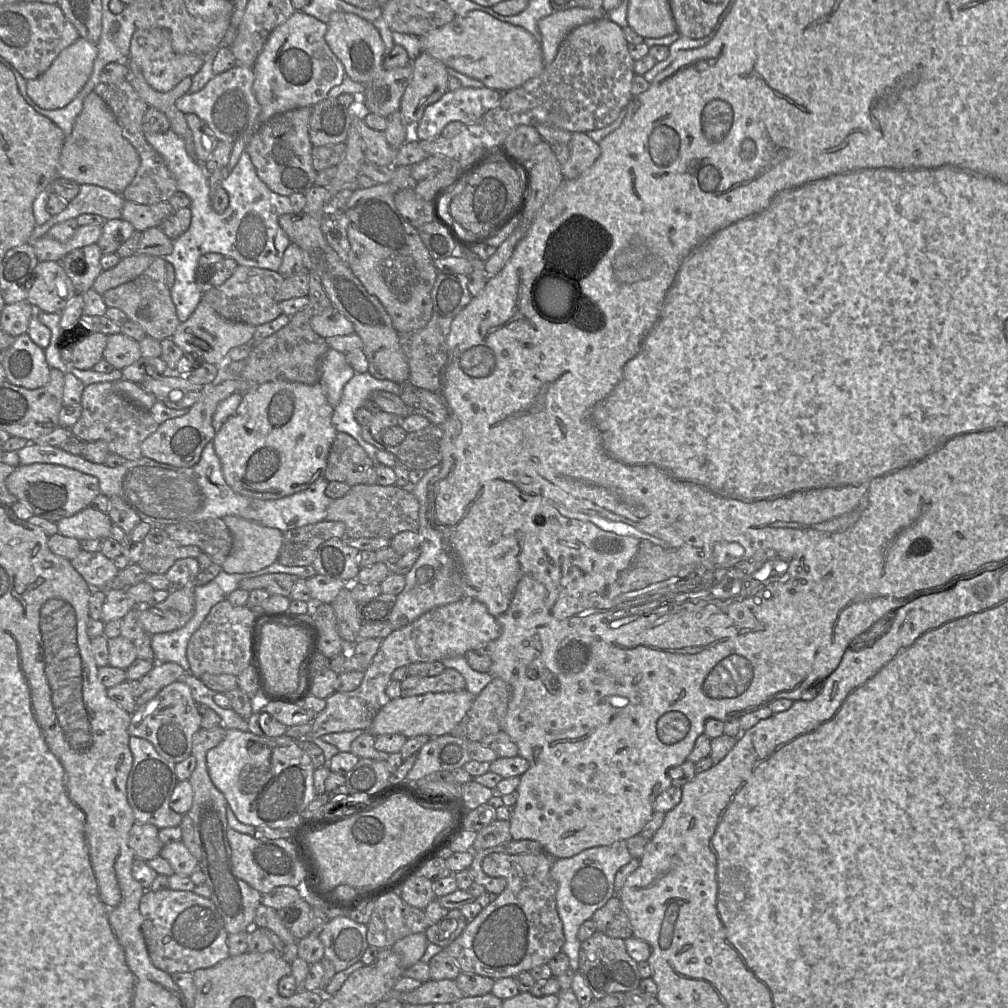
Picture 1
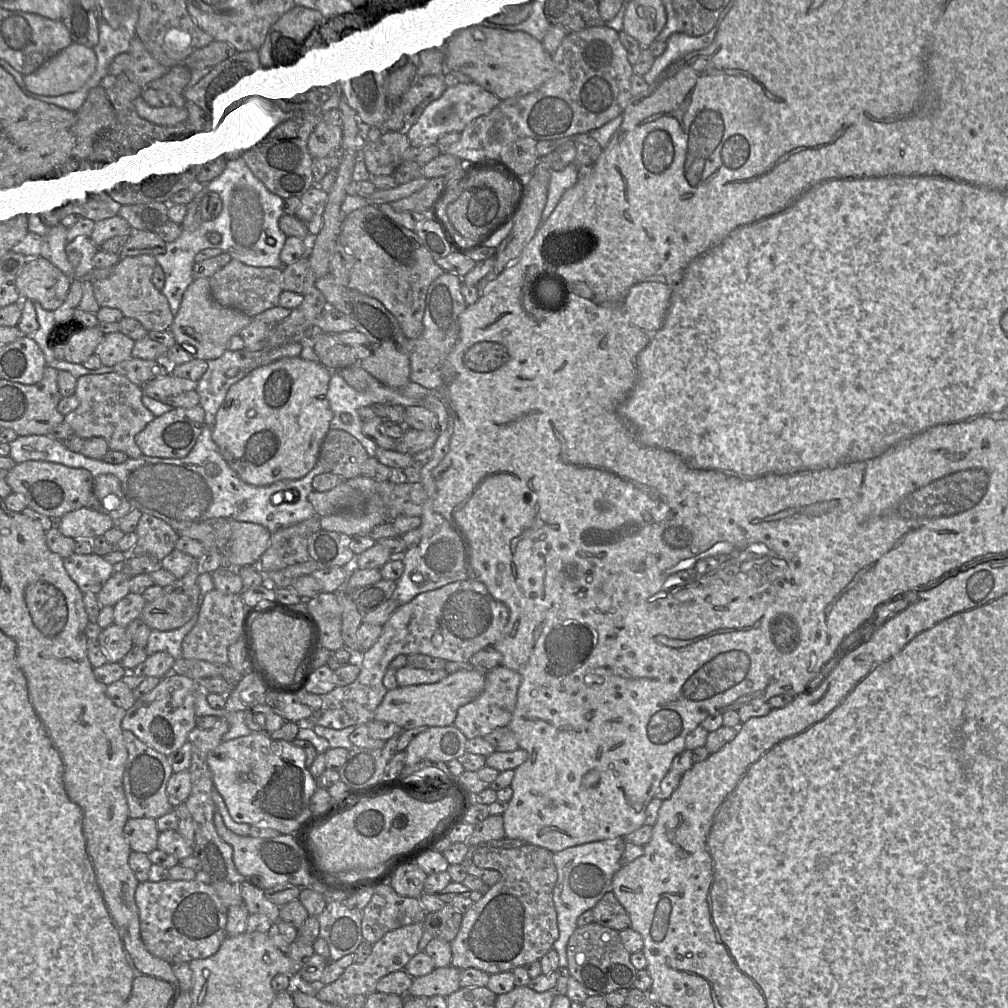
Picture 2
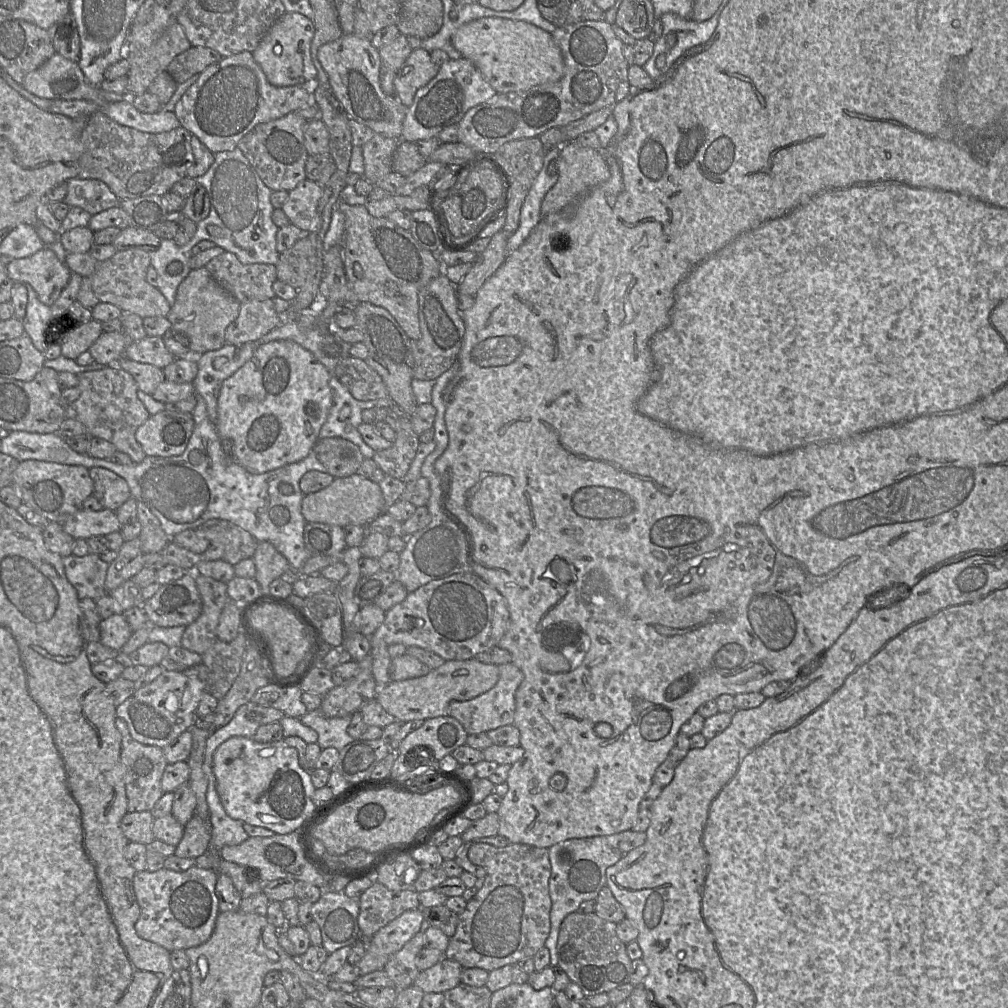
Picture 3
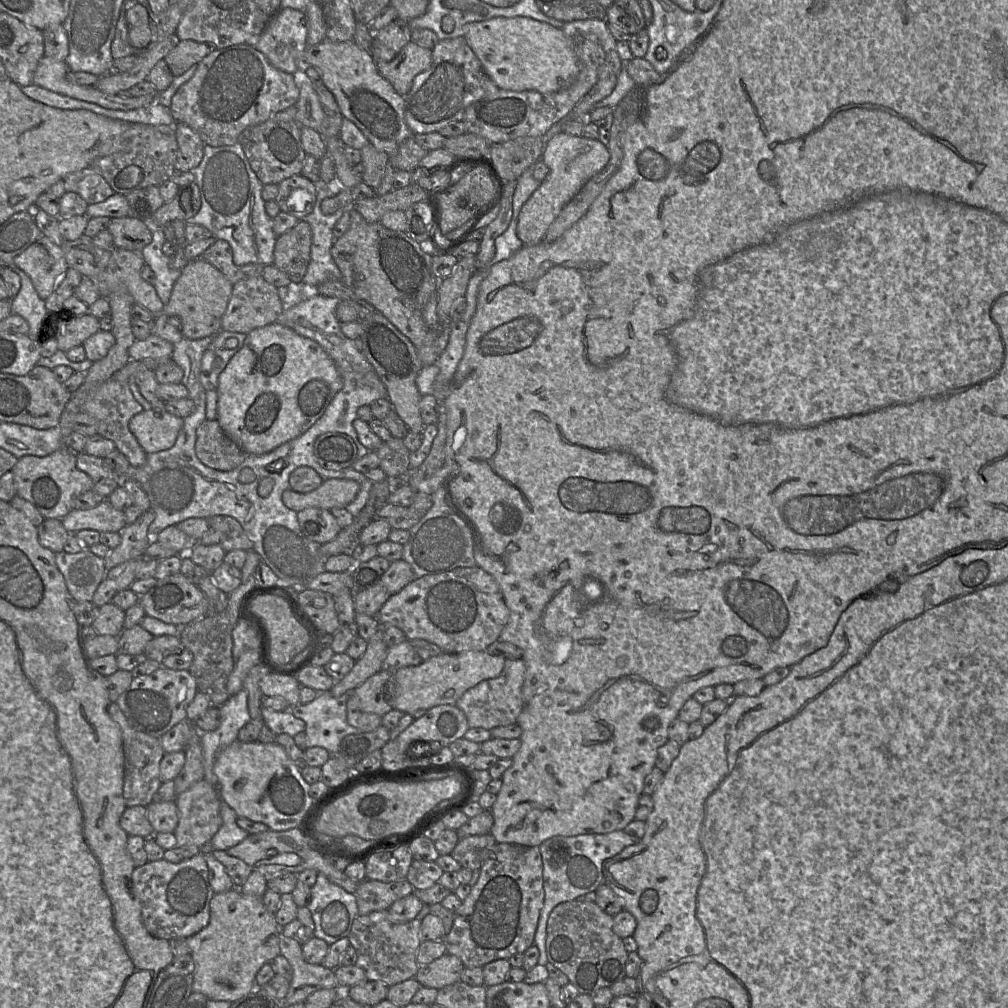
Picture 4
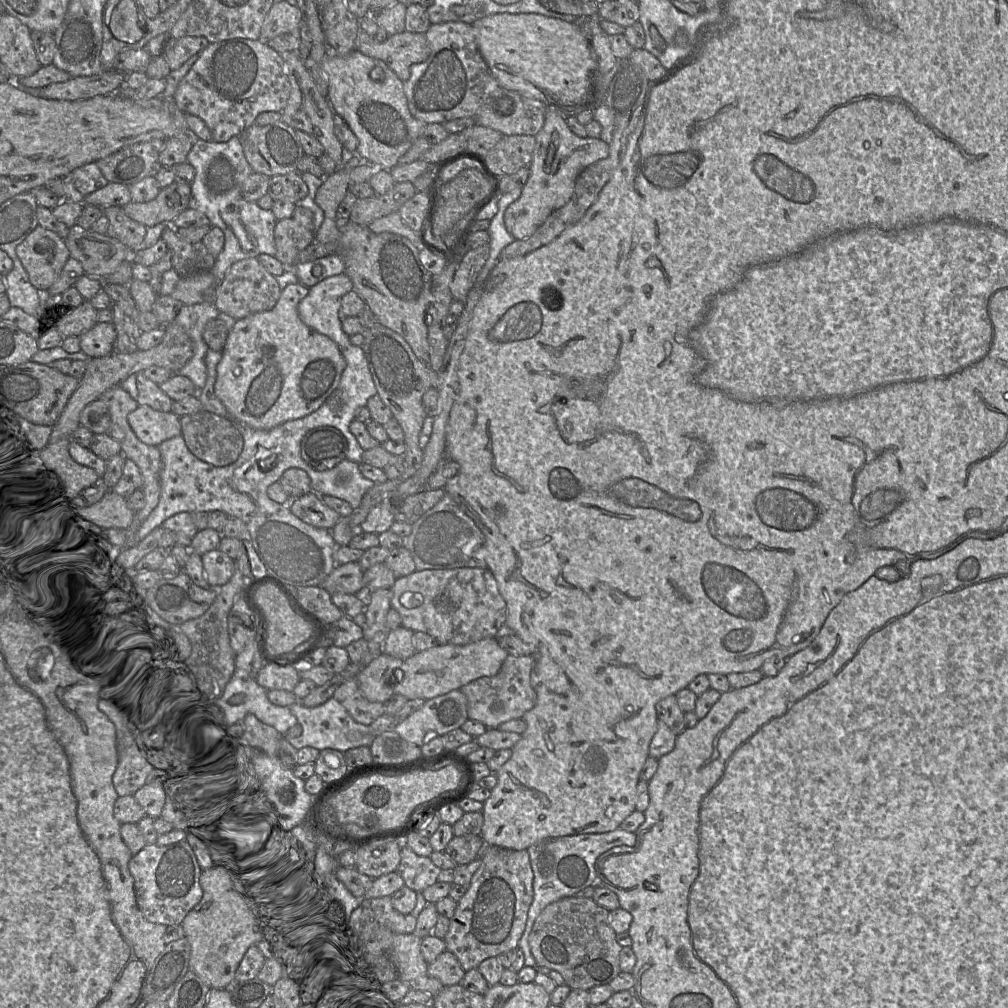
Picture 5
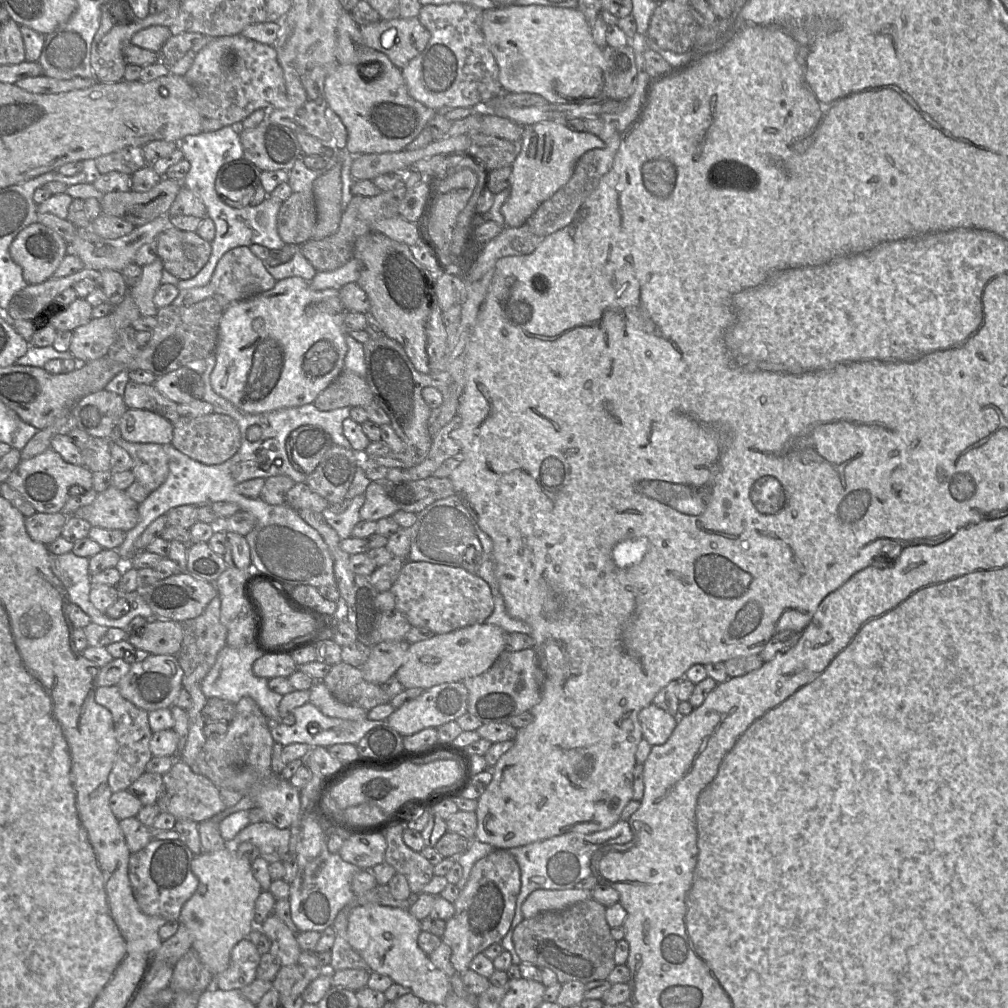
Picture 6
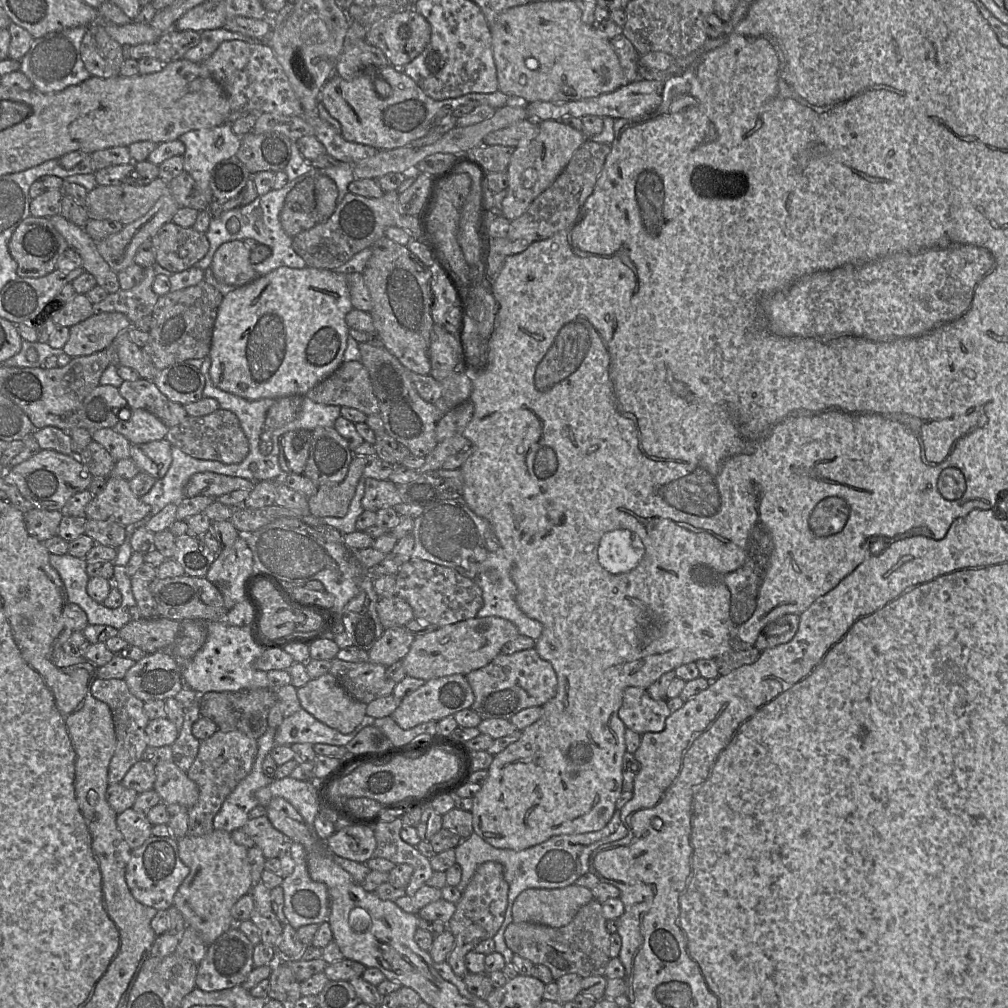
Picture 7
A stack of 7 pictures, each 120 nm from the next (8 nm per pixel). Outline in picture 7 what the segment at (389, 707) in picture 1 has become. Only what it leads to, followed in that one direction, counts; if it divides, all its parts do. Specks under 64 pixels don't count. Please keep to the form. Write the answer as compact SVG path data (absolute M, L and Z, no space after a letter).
M497 616L474 617L454 624L437 627L434 631L414 635L403 659L405 674L425 681L453 674L467 675L489 664L507 642L519 635L511 621Z

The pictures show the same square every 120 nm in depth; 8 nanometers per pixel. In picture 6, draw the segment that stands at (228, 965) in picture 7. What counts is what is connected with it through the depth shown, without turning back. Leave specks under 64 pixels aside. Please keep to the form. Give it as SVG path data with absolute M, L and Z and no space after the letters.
M242 939L232 949L228 968L213 977L213 986L220 990L243 988L256 979L260 958L254 944Z

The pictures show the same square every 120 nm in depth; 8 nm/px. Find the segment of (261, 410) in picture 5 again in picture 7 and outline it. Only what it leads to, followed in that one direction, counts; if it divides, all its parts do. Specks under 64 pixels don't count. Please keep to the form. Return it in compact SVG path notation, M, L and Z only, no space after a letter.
M282 266L234 288L223 296L214 324L208 356L211 359L210 377L213 384L247 400L305 396L343 363L350 336L345 316L352 309L347 274L334 270Z

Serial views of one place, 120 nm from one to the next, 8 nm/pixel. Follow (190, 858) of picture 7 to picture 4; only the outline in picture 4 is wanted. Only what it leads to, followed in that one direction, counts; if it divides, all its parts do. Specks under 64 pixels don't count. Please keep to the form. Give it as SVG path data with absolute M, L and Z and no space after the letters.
M240 888L215 893L210 902L210 920L198 933L186 938L195 961L193 991L201 992L210 1000L234 1002L248 994L255 985L260 968L281 954L279 947L280 927L264 905L262 898L244 894Z

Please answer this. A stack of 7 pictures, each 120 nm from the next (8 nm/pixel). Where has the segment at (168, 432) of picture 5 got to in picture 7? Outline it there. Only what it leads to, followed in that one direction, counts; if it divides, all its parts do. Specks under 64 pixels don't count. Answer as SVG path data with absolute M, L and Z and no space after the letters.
M127 406L119 413L113 429L131 444L143 444L166 438L169 428L156 415L145 409Z

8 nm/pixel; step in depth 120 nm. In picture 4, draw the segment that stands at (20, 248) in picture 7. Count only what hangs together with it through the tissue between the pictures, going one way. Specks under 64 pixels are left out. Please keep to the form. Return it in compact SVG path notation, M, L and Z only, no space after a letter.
M41 236L13 261L31 279L43 300L52 294L69 268L61 246L46 236Z

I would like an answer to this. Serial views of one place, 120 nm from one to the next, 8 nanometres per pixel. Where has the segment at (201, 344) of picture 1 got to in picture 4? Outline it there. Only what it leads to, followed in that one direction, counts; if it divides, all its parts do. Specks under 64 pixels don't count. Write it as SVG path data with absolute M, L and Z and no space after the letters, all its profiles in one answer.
M198 258L188 262L188 264L181 270L181 274L173 285L170 299L164 305L161 314L176 316L181 322L181 332L184 338L201 339L205 337L214 337L222 330L221 321L227 309L229 299L232 294L233 284L214 266L208 262Z

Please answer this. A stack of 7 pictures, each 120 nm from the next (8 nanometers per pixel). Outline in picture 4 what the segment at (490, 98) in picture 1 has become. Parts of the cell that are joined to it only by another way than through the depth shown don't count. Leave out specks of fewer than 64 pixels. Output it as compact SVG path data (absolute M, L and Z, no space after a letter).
M464 37L439 40L432 49L430 67L417 74L405 100L405 121L413 135L439 132L445 126L463 121L466 109L472 104L491 96L500 90L484 72L481 62L468 46Z

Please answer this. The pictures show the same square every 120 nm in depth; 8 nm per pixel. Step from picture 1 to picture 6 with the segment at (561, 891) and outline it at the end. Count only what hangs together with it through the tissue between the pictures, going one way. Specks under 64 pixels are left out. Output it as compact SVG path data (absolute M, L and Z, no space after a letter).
M620 819L610 828L592 832L568 832L527 845L505 849L512 854L520 868L521 889L516 906L522 906L530 893L537 889L571 889L590 876L593 853L611 844L624 844L632 840L628 821Z

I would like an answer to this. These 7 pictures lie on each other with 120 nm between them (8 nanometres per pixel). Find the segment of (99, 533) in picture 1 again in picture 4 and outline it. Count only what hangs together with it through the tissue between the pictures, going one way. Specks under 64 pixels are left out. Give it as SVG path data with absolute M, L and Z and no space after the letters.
M108 500L87 510L73 509L61 520L70 534L81 530L121 533L127 525L124 512L114 508Z

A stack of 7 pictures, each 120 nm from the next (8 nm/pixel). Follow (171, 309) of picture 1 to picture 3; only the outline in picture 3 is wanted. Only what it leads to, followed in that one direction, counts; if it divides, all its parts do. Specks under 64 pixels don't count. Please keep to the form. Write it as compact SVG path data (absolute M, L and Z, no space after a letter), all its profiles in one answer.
M117 250L111 258L100 262L90 276L93 292L99 302L113 304L123 313L134 313L142 319L154 316L167 317L171 306L158 288L151 286L146 280L150 265L149 252L145 250Z

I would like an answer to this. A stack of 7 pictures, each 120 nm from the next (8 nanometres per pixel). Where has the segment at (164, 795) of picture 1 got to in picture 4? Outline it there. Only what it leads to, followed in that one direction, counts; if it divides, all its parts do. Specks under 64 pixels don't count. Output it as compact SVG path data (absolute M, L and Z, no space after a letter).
M110 702L108 713L119 726L122 734L122 749L124 753L123 798L127 807L147 807L153 802L153 797L161 785L160 761L165 754L160 739L134 729L116 702Z

